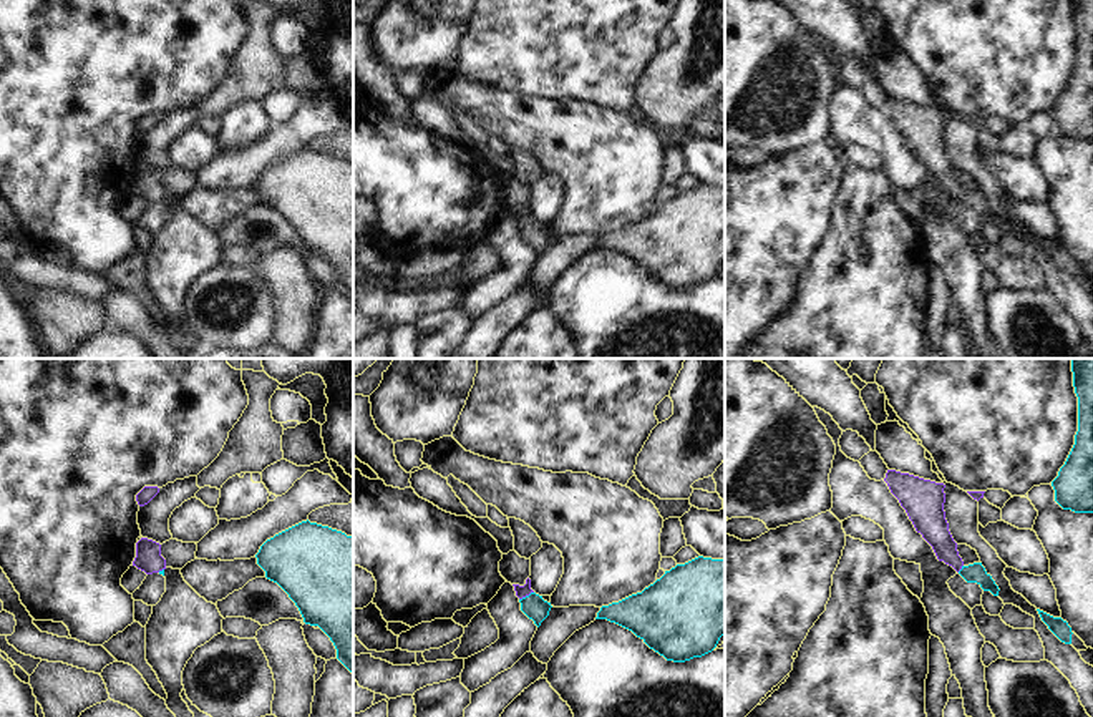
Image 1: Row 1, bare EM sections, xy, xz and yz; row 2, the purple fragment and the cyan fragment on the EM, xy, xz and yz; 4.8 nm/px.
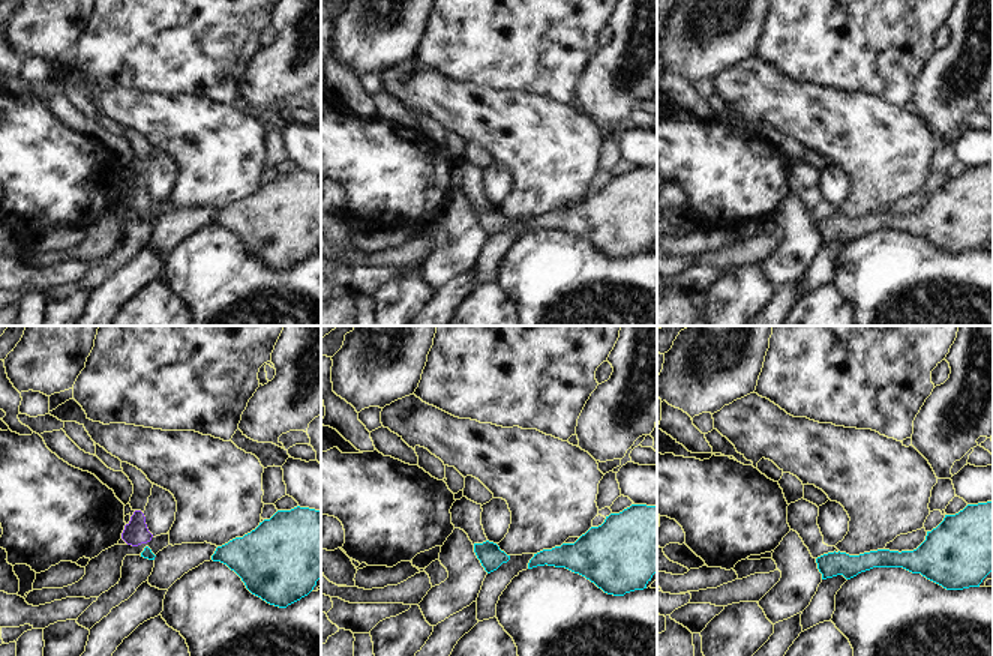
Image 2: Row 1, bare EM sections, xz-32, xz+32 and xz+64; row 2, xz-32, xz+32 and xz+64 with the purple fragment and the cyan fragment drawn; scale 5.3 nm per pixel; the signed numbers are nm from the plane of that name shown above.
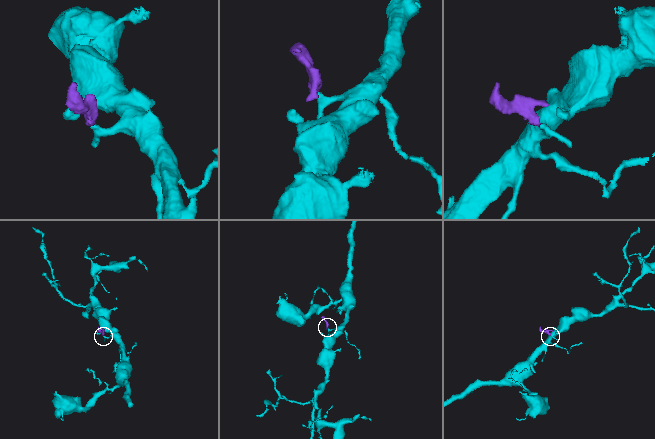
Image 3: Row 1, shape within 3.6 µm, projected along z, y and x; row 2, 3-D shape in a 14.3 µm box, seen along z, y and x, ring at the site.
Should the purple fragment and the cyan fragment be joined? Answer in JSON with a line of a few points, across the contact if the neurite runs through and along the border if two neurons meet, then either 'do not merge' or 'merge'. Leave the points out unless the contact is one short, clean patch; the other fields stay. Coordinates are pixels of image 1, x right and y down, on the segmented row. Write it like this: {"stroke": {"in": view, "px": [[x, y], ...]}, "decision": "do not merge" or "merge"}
{"stroke": {"in": "xz", "px": [[521, 591], [526, 595], [533, 606]]}, "decision": "merge"}

